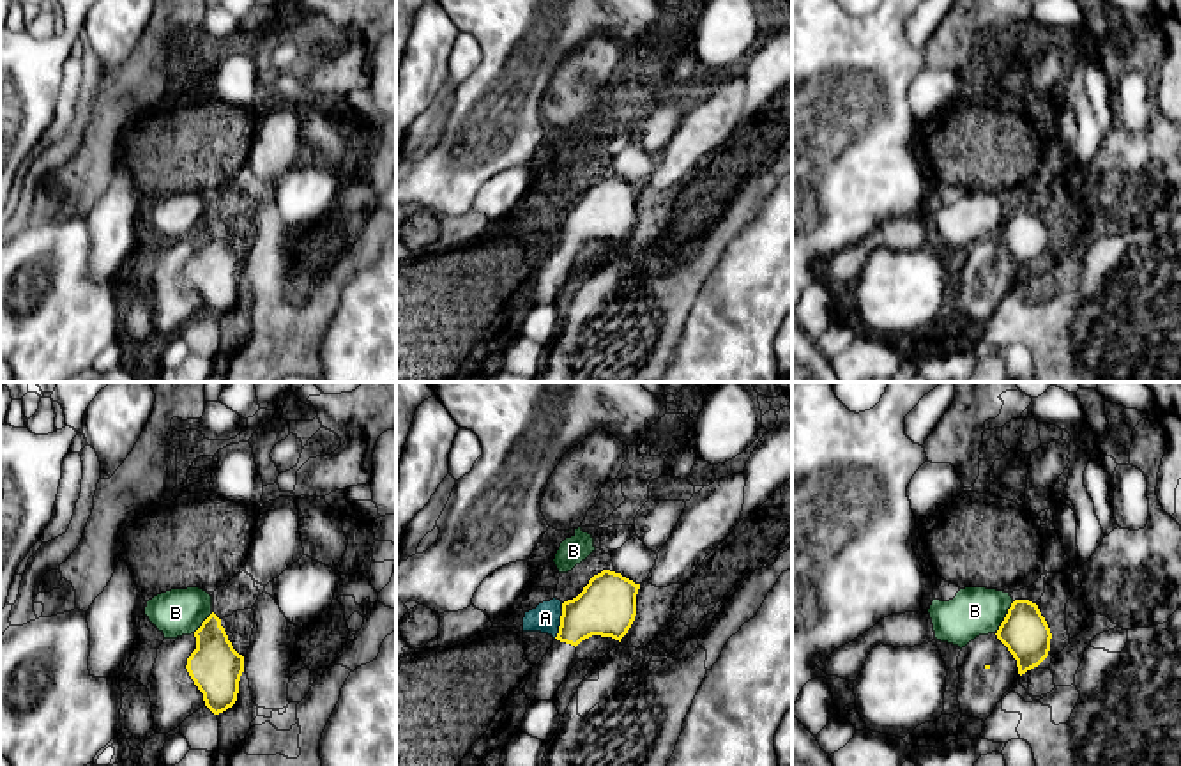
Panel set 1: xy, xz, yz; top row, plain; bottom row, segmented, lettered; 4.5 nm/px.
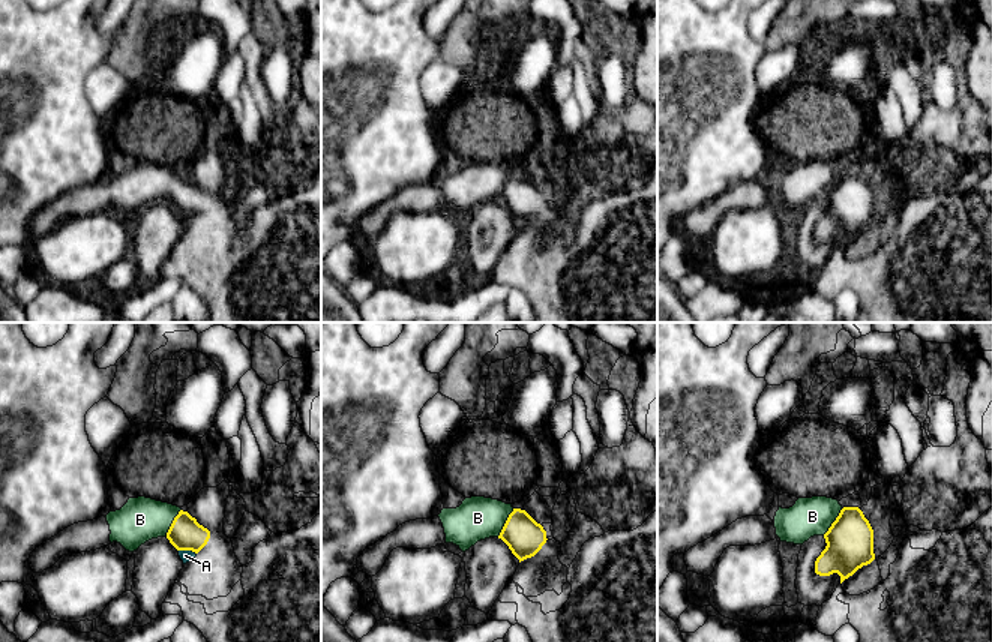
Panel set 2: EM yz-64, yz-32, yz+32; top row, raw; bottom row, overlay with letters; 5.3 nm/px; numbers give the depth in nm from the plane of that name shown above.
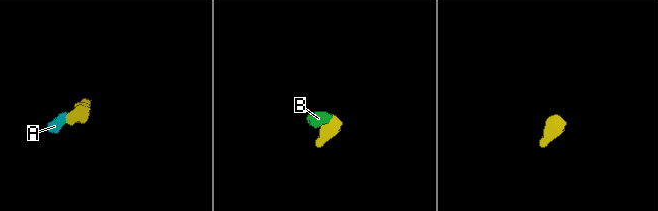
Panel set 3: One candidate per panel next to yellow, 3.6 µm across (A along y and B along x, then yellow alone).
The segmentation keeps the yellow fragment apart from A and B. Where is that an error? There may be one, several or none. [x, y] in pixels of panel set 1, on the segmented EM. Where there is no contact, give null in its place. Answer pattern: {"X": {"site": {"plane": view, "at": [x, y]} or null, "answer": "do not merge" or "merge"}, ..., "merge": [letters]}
{"A": {"site": {"plane": "xz", "at": [561, 621]}, "answer": "merge"}, "B": {"site": {"plane": "yz", "at": [1005, 618]}, "answer": "merge"}, "merge": ["A", "B"]}

